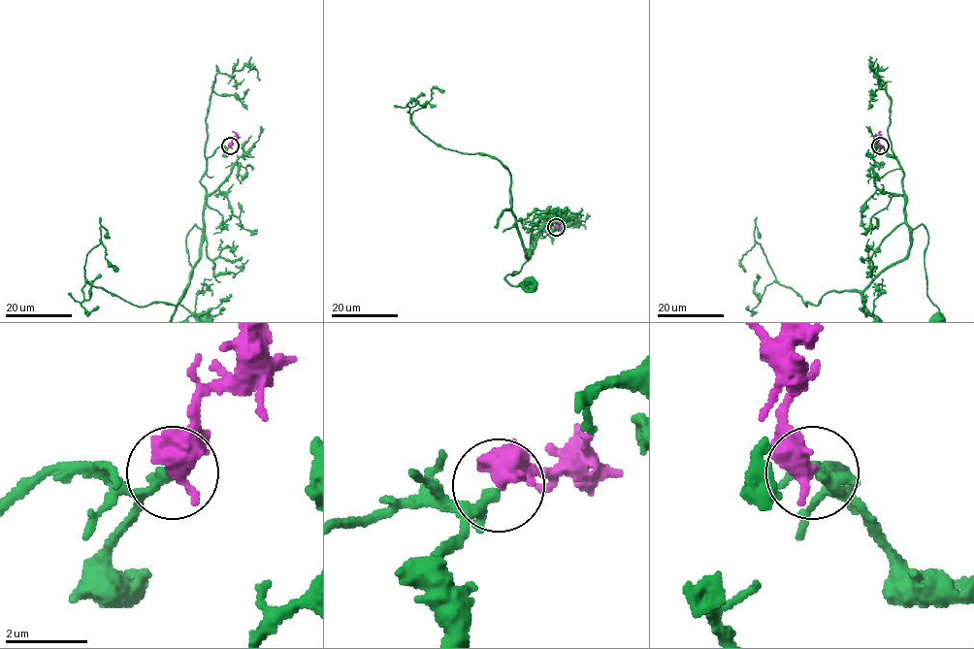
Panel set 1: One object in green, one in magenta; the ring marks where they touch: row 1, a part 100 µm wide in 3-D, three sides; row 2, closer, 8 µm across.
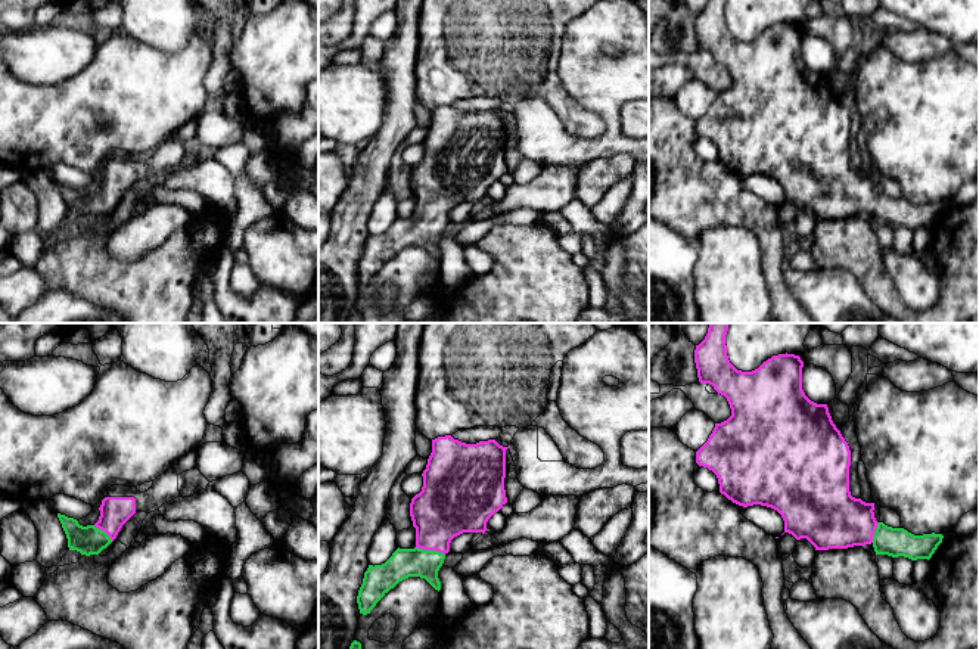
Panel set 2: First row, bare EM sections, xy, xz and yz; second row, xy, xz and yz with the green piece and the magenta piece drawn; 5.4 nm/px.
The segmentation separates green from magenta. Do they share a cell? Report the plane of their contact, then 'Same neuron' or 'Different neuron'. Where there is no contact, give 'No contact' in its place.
Touches green in xz. Same neuron

